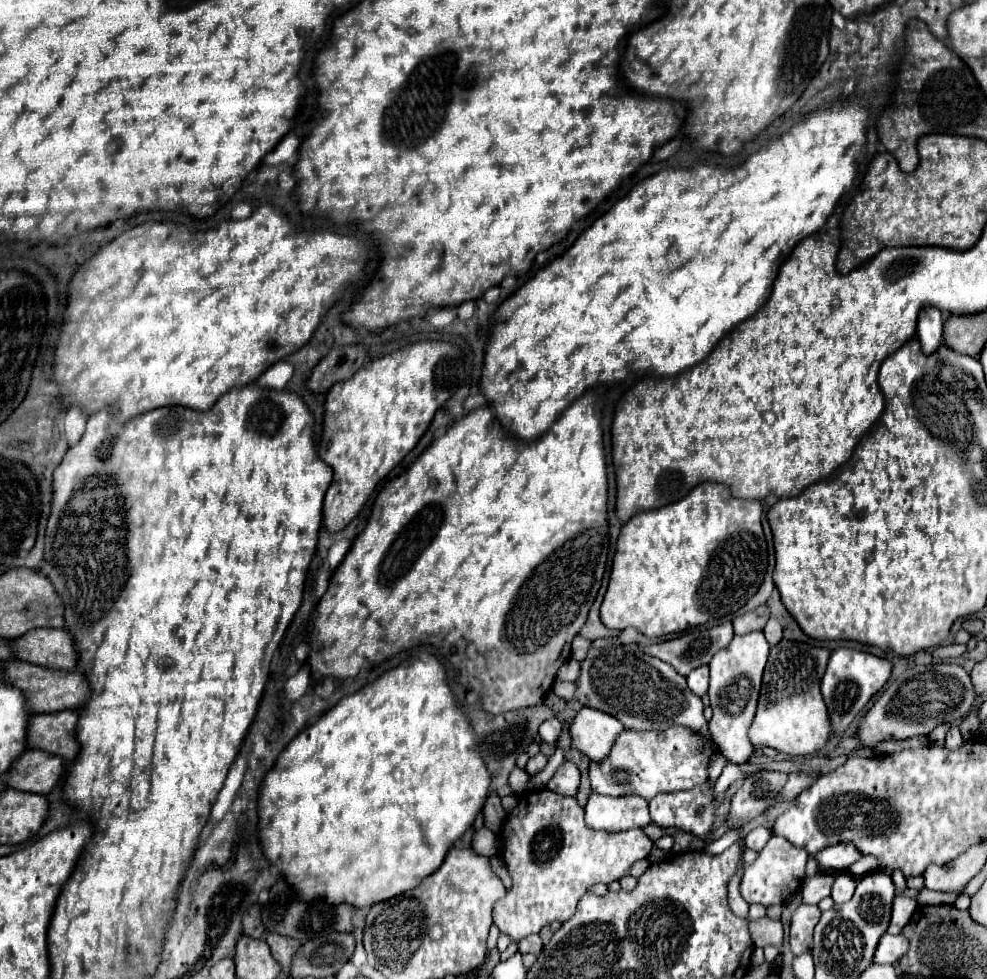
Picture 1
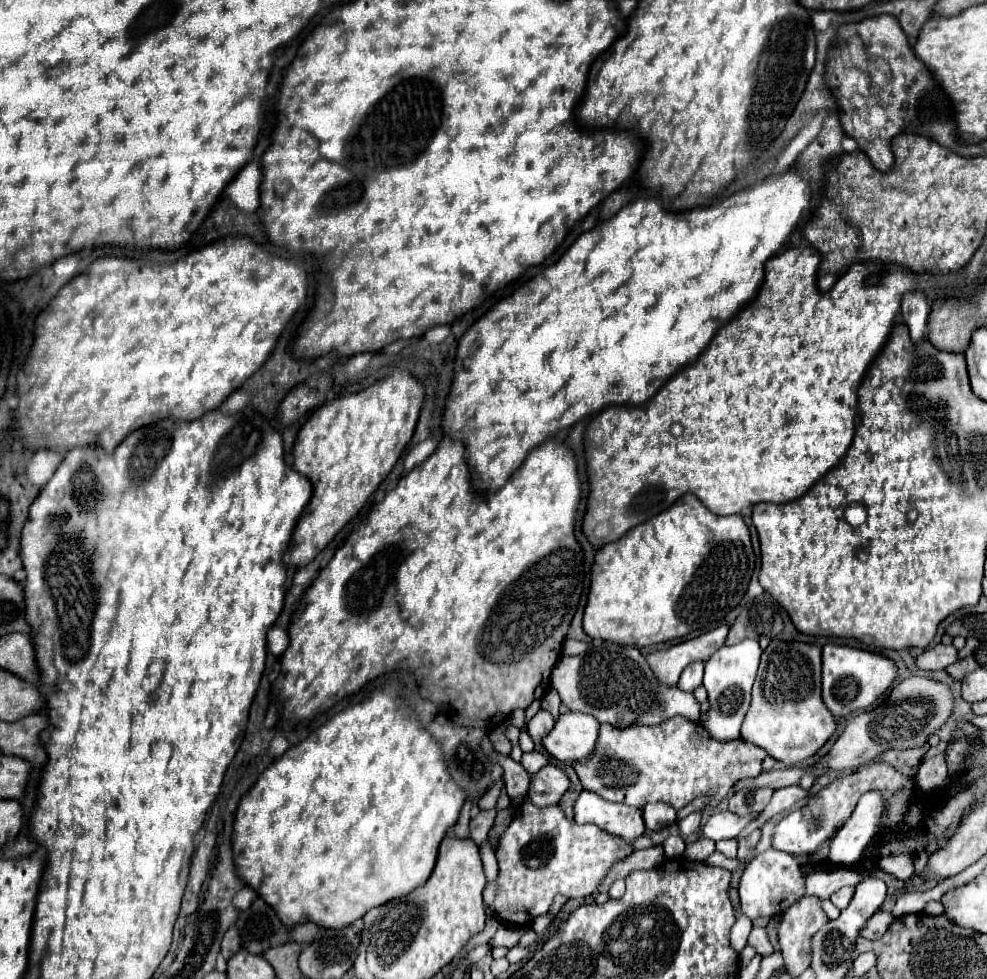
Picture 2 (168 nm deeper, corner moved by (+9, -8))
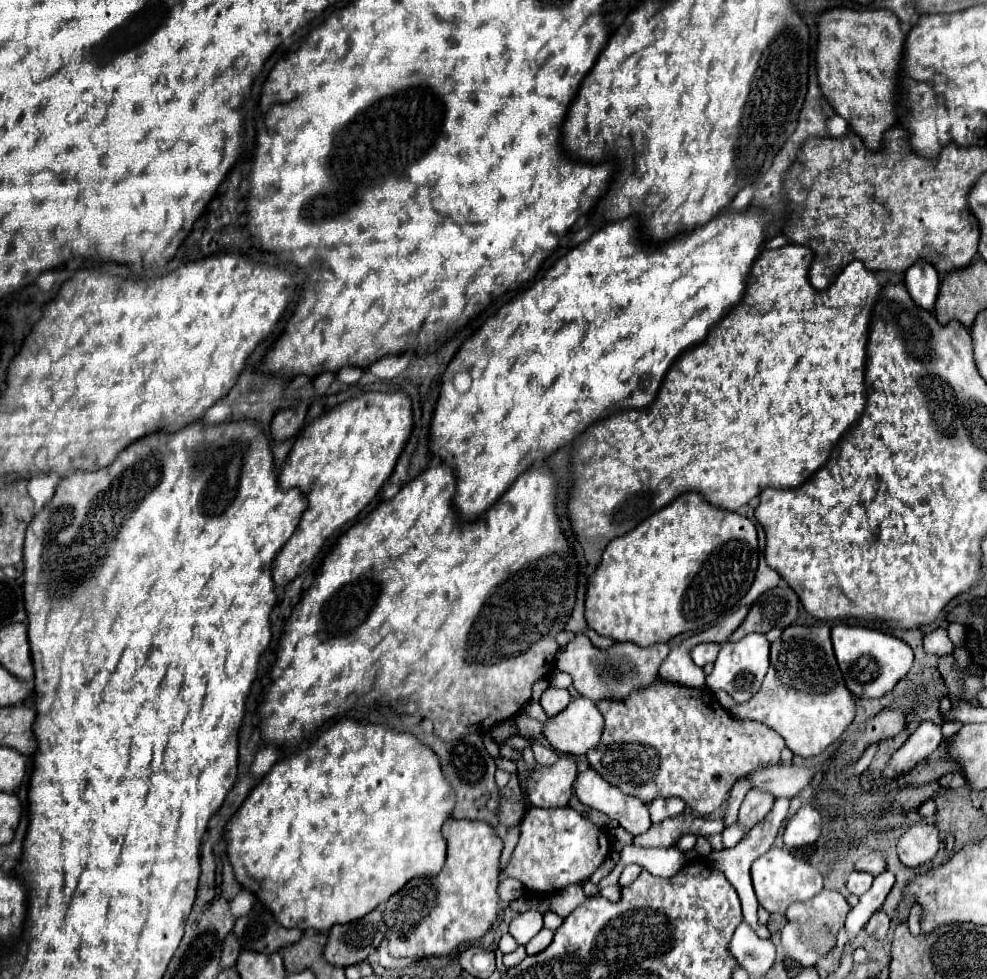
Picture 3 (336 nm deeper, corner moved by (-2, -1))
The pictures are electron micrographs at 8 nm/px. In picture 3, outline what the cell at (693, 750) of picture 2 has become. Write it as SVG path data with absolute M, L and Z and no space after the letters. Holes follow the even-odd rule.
M657 678L653 680L653 688L633 692L629 700L599 700L597 708L605 718L605 728L597 748L587 752L591 768L609 784L621 788L625 794L637 796L641 802L649 804L657 798L679 796L701 816L719 810L727 792L741 776L763 764L779 764L781 750L785 748L785 740L765 724L733 718L707 686L681 688L681 684L665 684L665 680Z

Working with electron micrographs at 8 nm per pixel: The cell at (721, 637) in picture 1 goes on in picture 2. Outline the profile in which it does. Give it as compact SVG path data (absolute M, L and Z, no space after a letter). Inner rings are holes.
M720 625L714 631L708 631L700 637L676 643L668 649L654 651L646 655L646 661L654 675L666 683L676 685L680 679L680 673L694 661L708 661L714 651L718 651L728 635L728 625Z

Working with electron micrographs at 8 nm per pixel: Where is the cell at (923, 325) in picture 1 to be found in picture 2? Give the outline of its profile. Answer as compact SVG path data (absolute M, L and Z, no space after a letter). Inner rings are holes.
M908 293L902 299L902 321L910 329L910 337L914 343L922 341L926 337L926 325L928 325L930 305L922 293Z

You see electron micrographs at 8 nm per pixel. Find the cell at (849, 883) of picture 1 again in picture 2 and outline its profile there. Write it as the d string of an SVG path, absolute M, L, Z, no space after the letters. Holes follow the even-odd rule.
M842 887L842 889L838 889L838 891L830 897L830 901L832 901L840 911L842 911L842 909L848 907L852 895L854 895L854 887Z

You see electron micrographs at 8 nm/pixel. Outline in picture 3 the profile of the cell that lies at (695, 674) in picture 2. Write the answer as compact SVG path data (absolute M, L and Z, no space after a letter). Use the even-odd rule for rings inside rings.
M699 644L697 648L693 648L691 658L697 666L703 668L707 662L715 662L715 658L719 654L719 648L721 648L719 644Z

